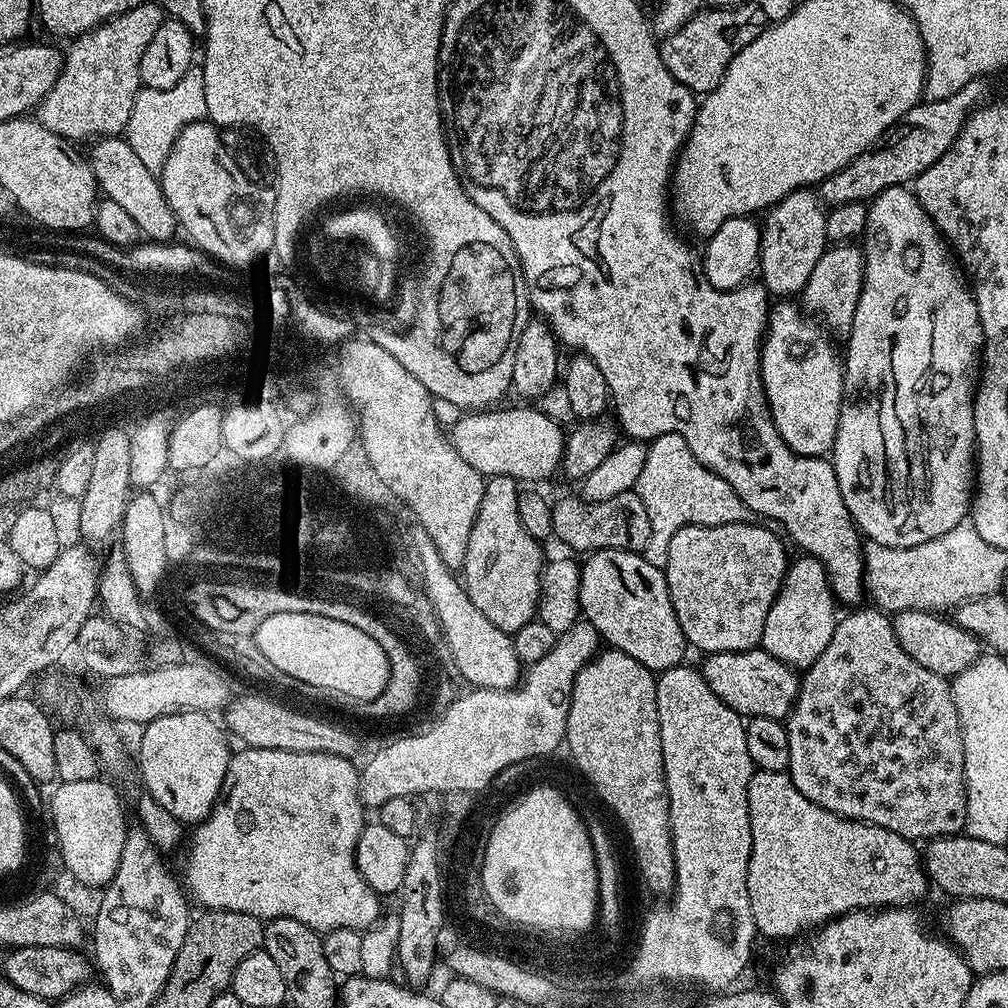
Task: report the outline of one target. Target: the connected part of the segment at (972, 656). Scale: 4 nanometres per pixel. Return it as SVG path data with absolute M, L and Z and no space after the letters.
M911 608L905 612L897 612L891 617L892 629L906 654L918 662L918 666L926 666L926 670L934 670L934 674L951 678L962 674L966 666L970 666L982 655L981 641L962 630L951 619L935 612L923 612Z

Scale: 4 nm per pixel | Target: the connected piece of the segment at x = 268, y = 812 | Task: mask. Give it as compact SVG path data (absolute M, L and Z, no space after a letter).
M247 746L241 747L239 749L241 752L231 757L228 761L228 769L226 770L226 778L222 782L222 792L220 794L219 800L217 800L216 805L212 807L212 812L205 818L205 820L200 821L199 824L195 825L194 831L196 832L192 836L192 849L188 852L188 884L186 880L186 888L190 893L191 899L201 905L199 906L204 910L215 910L218 908L225 908L226 910L234 910L235 912L241 912L242 914L250 914L251 916L256 916L262 921L269 921L280 918L290 918L297 922L302 922L303 926L308 926L313 929L313 931L323 934L334 930L335 928L354 928L357 930L367 930L372 927L373 922L376 921L378 917L382 914L382 907L380 908L380 903L382 903L381 897L369 886L366 881L362 878L362 874L358 870L356 865L356 843L358 838L362 834L366 823L366 809L364 803L360 800L360 773L358 771L357 765L352 765L353 762L349 757L339 756L338 754L326 754L325 752L291 752L290 750L270 750L269 748L250 748Z

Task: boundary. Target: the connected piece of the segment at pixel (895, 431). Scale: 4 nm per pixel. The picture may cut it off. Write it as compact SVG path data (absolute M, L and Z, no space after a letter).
M908 186L887 188L870 201L867 209L868 220L862 233L864 281L862 282L862 294L858 298L858 306L854 310L852 329L846 338L848 353L845 351L842 356L844 400L840 403L838 434L832 443L830 459L836 471L838 486L842 490L846 510L850 510L852 521L861 533L873 544L891 548L909 548L918 546L922 542L930 542L954 530L954 526L965 523L969 515L974 495L974 461L977 459L974 406L976 405L978 373L982 368L984 331L982 322L978 318L976 297L972 295L969 281L948 241L932 221L932 216L926 214L922 202L918 202L915 191Z

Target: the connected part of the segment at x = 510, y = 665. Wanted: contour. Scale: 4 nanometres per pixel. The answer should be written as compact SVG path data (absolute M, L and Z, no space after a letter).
M416 530L412 536L412 544L416 547L416 556L420 559L418 576L422 581L423 590L428 602L436 613L436 620L443 629L445 642L452 655L455 671L469 680L469 685L478 688L515 688L522 676L520 659L514 654L512 636L504 632L474 602L470 602L463 583L454 577L453 569L442 562L434 542L423 530Z

